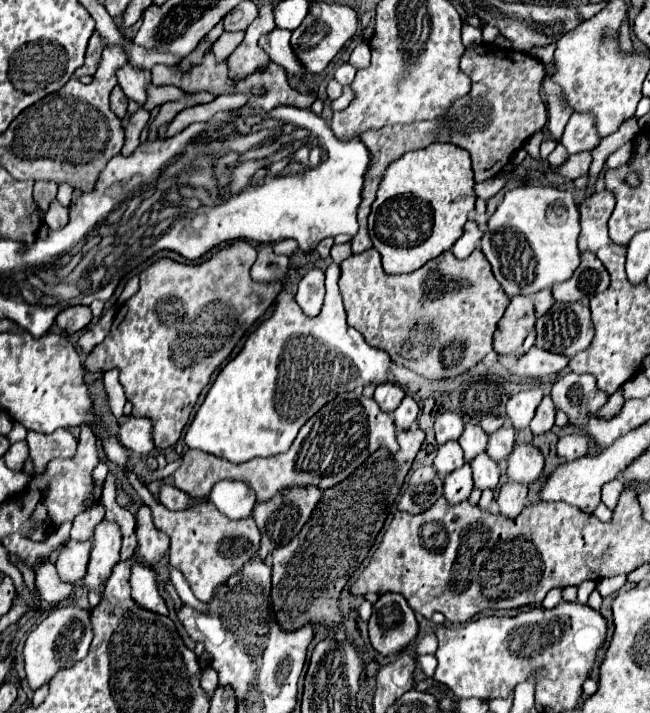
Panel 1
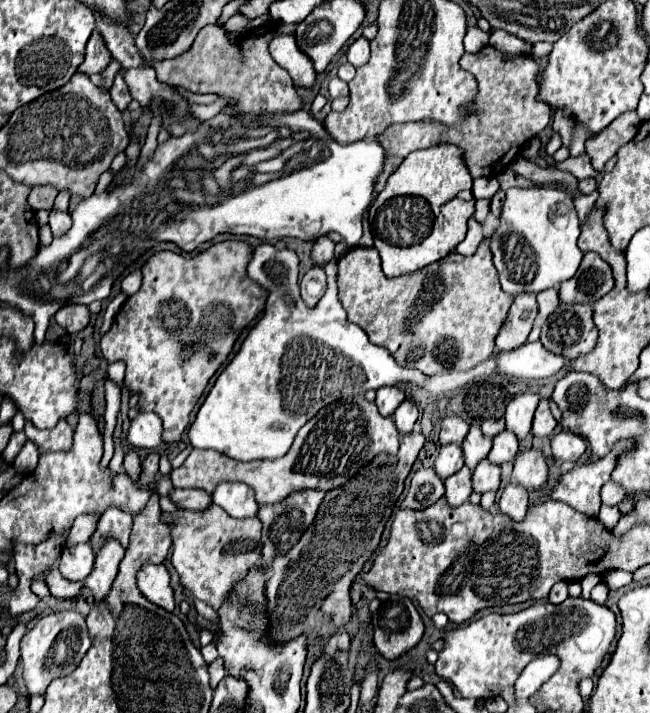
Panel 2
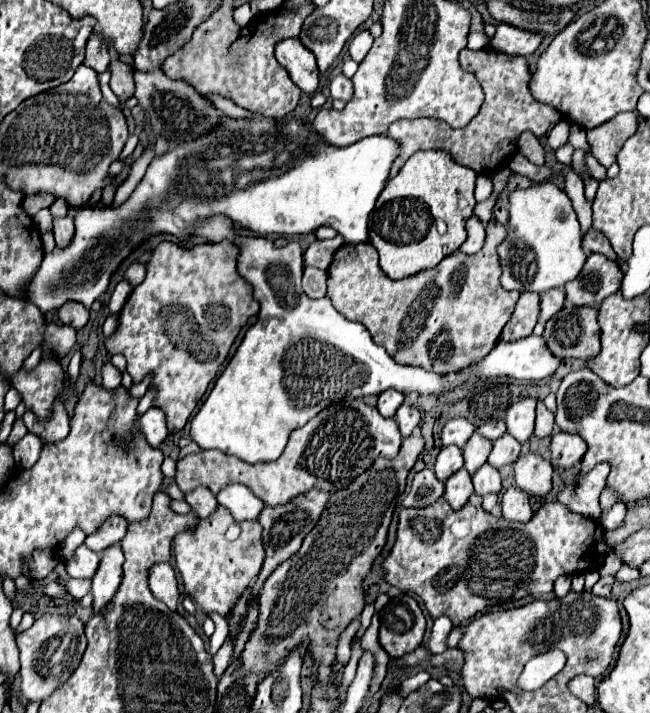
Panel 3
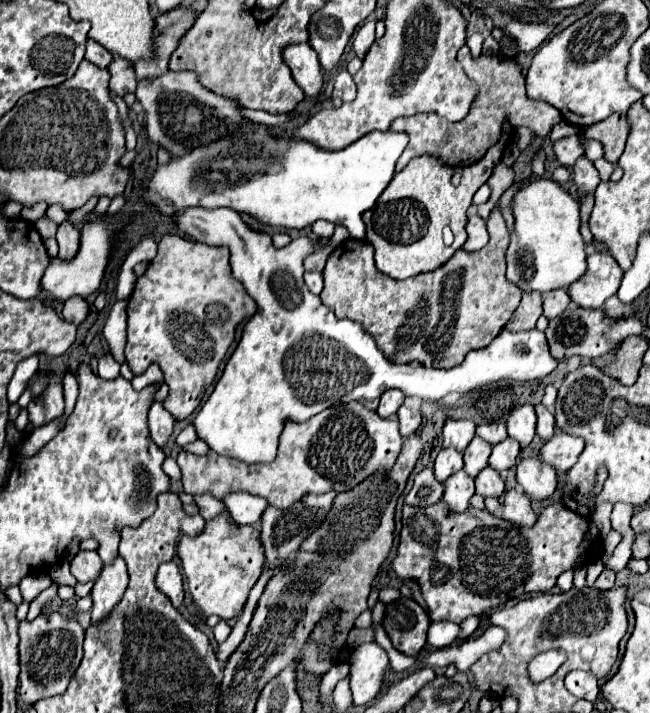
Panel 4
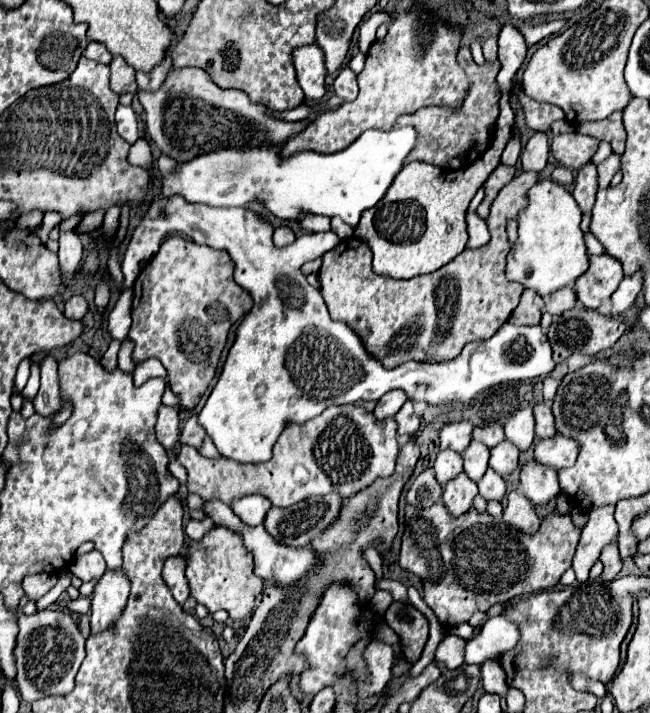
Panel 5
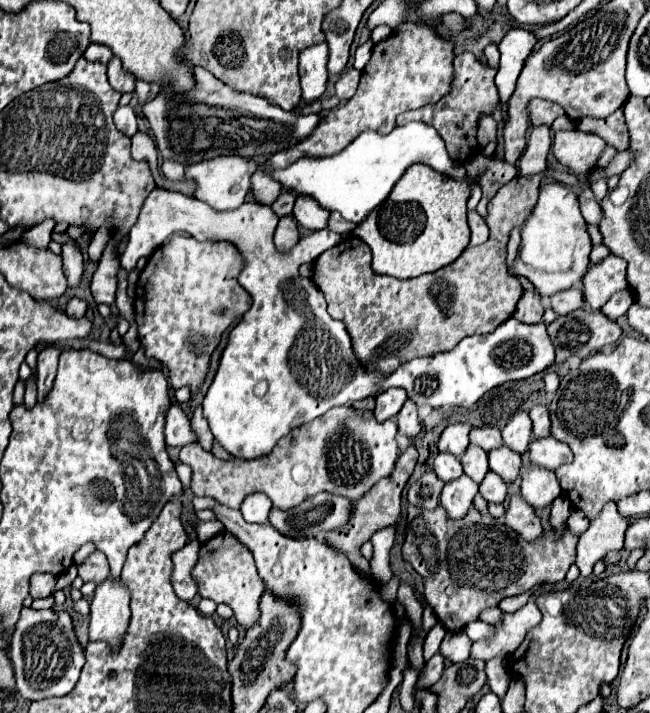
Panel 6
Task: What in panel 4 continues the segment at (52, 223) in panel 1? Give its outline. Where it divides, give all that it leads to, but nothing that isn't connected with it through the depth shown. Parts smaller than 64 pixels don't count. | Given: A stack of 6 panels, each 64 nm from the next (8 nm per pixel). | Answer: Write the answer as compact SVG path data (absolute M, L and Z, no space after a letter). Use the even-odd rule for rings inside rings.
M62 222L58 226L58 234L56 234L56 240L58 240L58 246L60 246L60 252L58 252L58 258L68 262L76 256L78 248L80 248L80 232L78 228L70 226L68 222Z

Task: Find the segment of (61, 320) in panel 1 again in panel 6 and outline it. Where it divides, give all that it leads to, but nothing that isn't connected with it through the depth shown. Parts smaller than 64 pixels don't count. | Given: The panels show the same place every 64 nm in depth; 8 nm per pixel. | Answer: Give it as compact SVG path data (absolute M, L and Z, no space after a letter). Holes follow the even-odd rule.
M72 298L66 306L66 314L72 318L82 318L86 314L86 302L80 298Z

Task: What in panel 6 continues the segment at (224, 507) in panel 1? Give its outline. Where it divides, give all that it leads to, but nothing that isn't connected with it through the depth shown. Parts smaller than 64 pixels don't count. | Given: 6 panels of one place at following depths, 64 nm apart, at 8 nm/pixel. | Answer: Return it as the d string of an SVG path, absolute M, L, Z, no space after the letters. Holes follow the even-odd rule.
M262 492L250 494L246 496L246 500L240 506L240 512L244 514L244 520L254 522L254 524L270 524L268 514L270 514L272 502L268 500L268 496L264 496Z

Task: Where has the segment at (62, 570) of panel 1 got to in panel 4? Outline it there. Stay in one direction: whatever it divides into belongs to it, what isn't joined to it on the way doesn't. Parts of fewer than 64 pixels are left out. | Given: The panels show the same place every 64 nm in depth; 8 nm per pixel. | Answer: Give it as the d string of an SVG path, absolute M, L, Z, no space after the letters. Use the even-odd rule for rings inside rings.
M78 552L72 560L70 560L70 572L74 574L74 578L78 582L90 582L96 580L100 576L104 568L104 562L100 560L98 552Z

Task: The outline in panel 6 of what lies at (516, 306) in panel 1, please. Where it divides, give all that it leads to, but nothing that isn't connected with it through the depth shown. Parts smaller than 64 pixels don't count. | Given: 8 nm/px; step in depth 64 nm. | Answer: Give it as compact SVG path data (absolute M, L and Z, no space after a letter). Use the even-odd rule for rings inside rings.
M524 292L514 312L514 318L526 324L538 324L542 322L542 314L544 314L544 308L540 304L540 296L534 292Z

